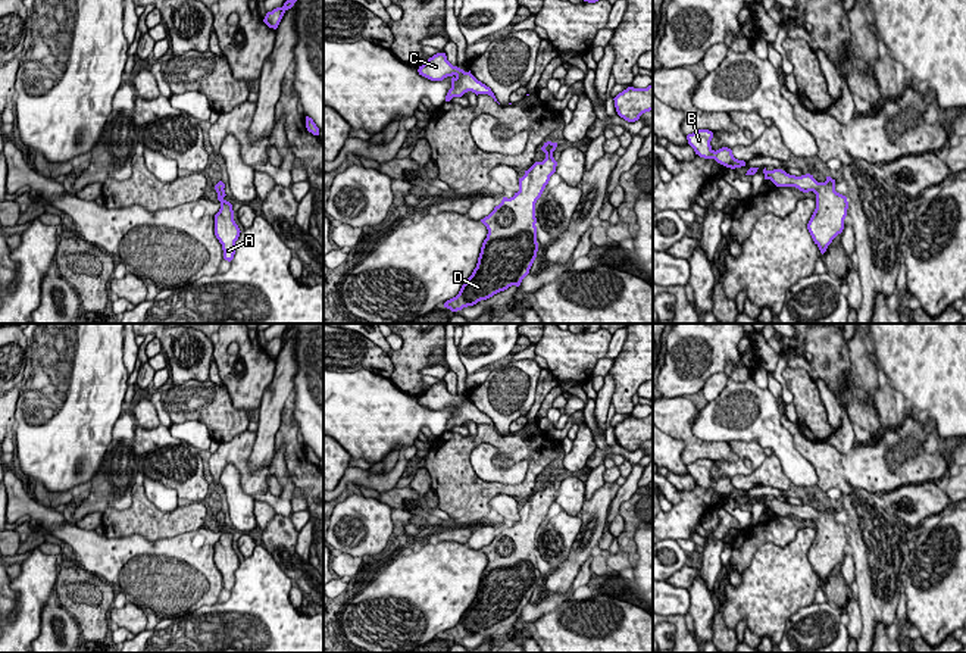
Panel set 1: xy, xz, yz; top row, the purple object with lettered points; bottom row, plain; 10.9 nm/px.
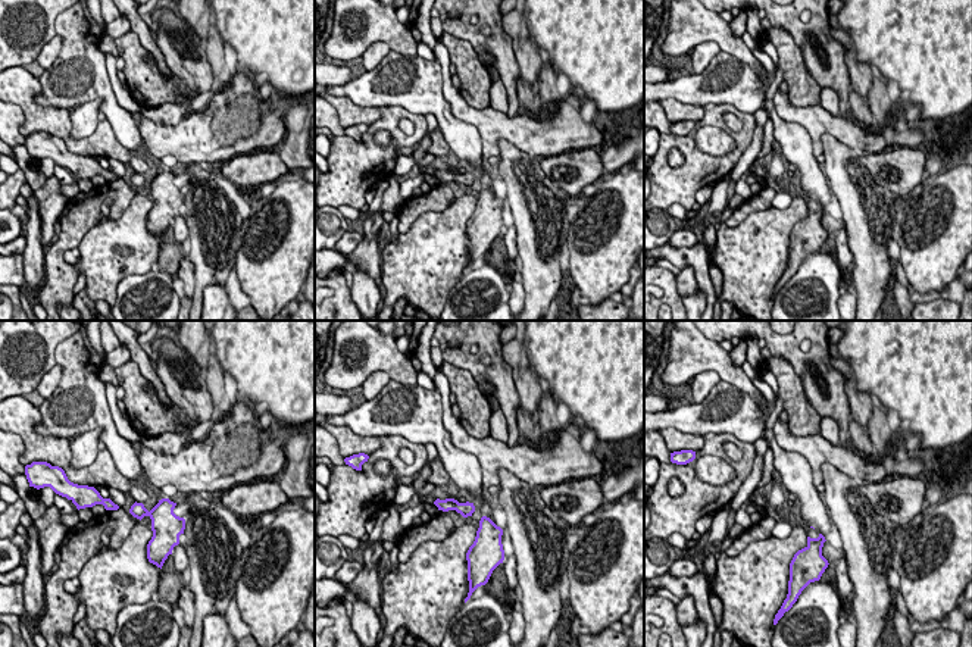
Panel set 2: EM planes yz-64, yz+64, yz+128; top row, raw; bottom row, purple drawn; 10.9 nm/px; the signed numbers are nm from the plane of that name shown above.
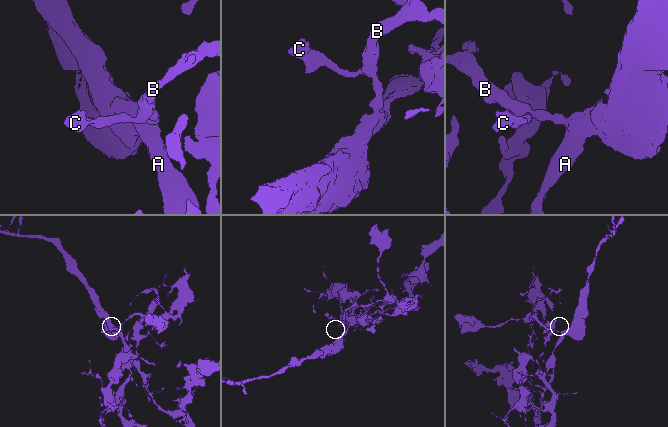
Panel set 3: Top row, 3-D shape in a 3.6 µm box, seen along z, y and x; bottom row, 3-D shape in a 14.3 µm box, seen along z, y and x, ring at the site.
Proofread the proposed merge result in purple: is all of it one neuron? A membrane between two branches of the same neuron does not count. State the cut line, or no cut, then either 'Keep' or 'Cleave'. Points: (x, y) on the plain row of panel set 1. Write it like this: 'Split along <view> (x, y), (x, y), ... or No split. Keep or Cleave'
No split. Keep

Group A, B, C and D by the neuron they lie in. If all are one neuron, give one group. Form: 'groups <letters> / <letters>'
groups A B C D

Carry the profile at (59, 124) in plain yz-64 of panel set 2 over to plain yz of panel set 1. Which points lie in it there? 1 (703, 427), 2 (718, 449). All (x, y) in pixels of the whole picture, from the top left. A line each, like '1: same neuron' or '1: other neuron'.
1: other neuron
2: same neuron

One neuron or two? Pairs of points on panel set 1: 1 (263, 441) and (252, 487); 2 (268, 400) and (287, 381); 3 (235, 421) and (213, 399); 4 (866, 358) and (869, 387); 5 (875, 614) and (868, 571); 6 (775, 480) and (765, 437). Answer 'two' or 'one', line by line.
1: two
2: one
3: one
4: one
5: one
6: two

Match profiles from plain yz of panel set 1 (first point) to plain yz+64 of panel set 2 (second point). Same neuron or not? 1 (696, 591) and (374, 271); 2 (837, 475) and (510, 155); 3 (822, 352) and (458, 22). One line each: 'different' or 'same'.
1: different
2: different
3: same

